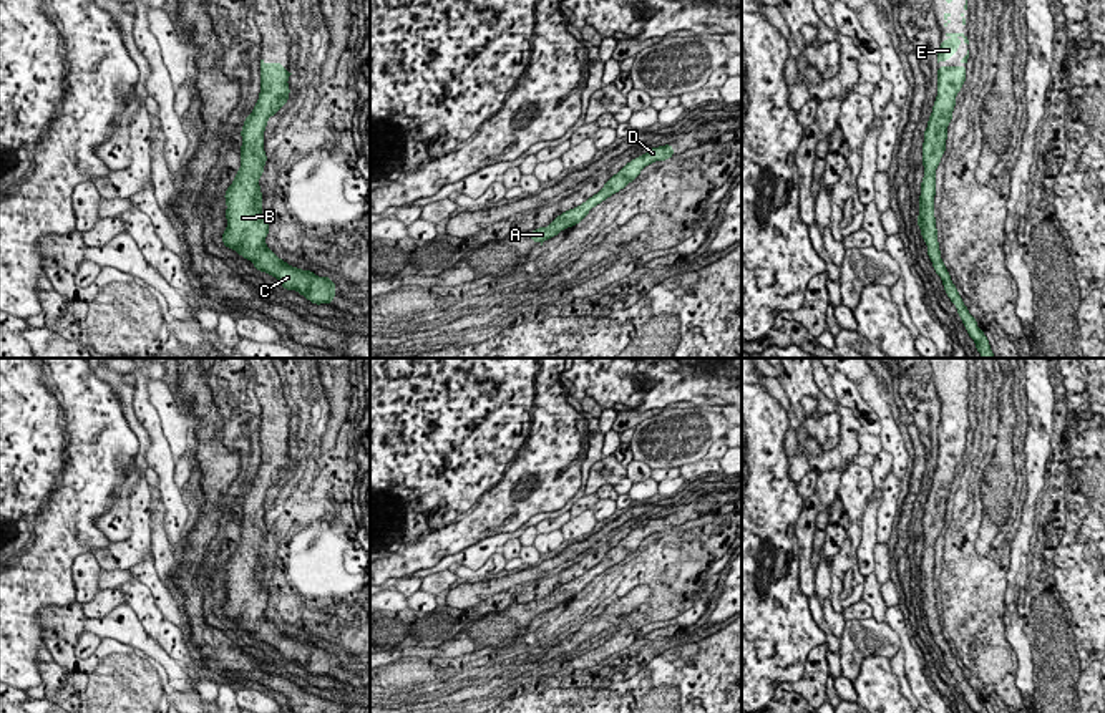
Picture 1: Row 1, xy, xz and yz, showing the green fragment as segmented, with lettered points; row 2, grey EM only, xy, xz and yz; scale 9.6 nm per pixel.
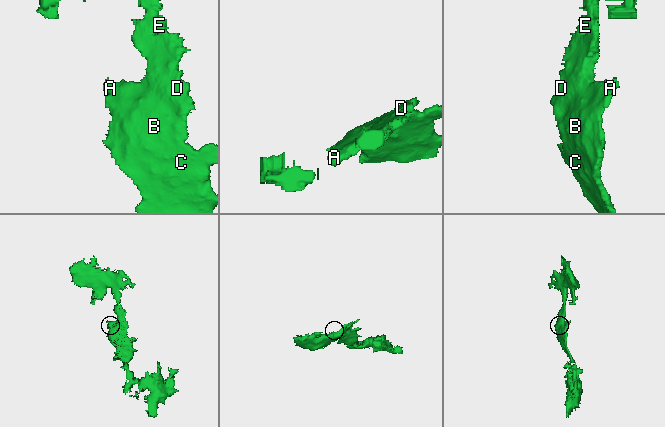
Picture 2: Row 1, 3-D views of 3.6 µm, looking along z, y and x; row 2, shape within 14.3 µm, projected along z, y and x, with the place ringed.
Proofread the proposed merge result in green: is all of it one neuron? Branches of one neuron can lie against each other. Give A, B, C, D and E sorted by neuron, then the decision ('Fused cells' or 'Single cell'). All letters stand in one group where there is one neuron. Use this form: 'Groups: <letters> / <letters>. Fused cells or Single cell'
Groups: A B C D E. Single cell

